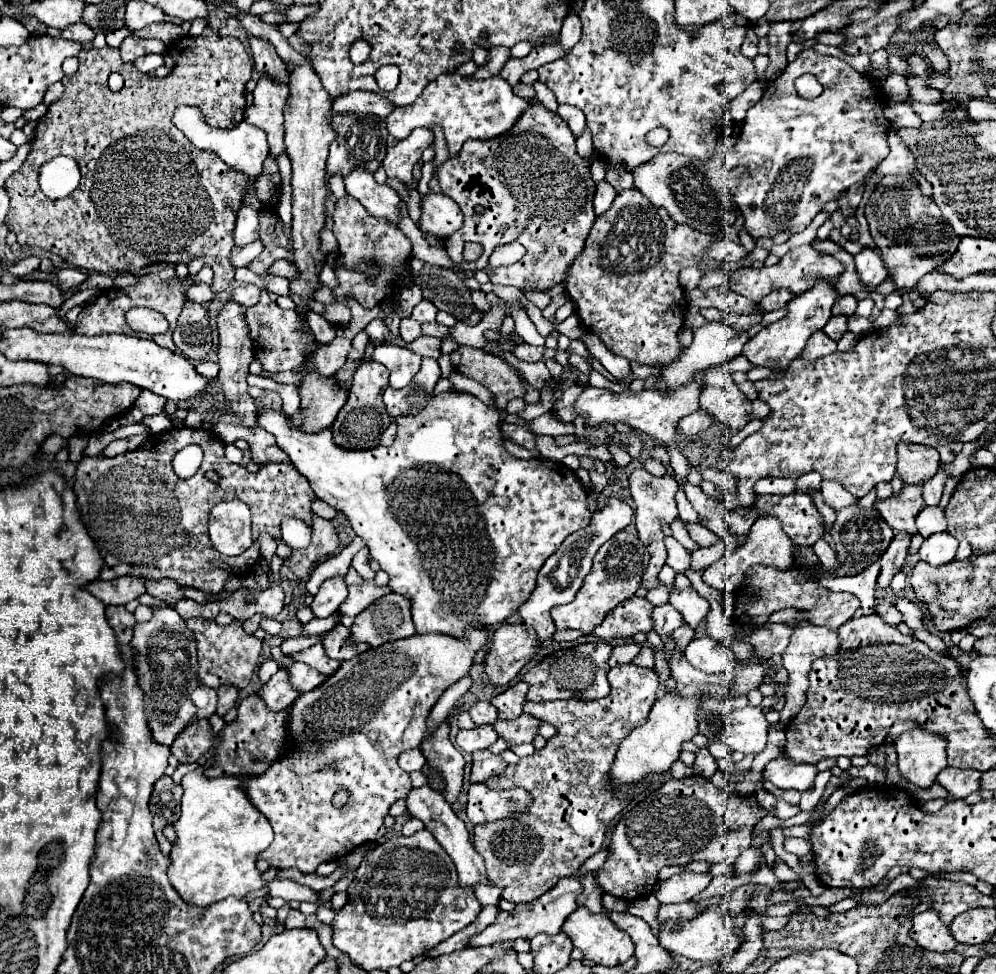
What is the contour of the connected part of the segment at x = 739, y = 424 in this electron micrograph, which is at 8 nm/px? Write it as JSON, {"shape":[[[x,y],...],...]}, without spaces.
{"shape":[[[723,366],[703,370],[699,406],[719,418],[731,432],[741,430],[751,418],[751,402]]]}

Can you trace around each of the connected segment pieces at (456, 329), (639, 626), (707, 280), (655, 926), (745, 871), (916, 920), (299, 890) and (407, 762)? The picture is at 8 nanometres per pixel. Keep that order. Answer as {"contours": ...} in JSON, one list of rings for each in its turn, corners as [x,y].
{"contours":[[[[457,322],[451,328],[451,332],[449,332],[449,336],[445,340],[453,340],[457,344],[469,344],[469,346],[475,346],[475,348],[477,346],[483,348],[485,346],[483,332],[485,332],[485,328],[481,326],[481,322],[477,326],[465,326],[463,322]]],[[[631,596],[623,600],[617,608],[613,608],[605,620],[593,630],[595,636],[603,640],[611,638],[633,638],[637,632],[651,632],[653,630],[653,604],[645,598]]],[[[712,271],[705,274],[701,278],[698,288],[701,290],[705,290],[708,288],[725,286],[725,284],[727,283],[729,283],[729,280],[725,276],[724,271]]],[[[649,894],[645,898],[635,898],[635,900],[629,900],[627,904],[627,912],[643,918],[649,922],[652,932],[658,936],[659,935],[659,924],[657,921],[657,913],[659,910],[659,900]]],[[[749,846],[739,856],[739,860],[735,862],[735,868],[733,868],[731,876],[737,878],[737,876],[753,876],[753,874],[757,874],[757,870],[761,868],[761,858],[763,858],[761,846]]],[[[931,910],[913,916],[913,926],[909,930],[909,936],[921,948],[931,952],[949,952],[957,944],[949,928],[939,920],[937,912],[931,912]]],[[[197,768],[195,772],[189,772],[183,776],[181,786],[183,786],[183,800],[181,800],[181,818],[175,822],[175,832],[177,840],[171,850],[171,866],[167,870],[171,886],[177,890],[177,894],[189,904],[189,906],[199,906],[207,908],[213,902],[219,902],[227,896],[235,898],[245,898],[251,890],[259,890],[261,886],[267,886],[271,897],[283,898],[287,902],[297,900],[297,902],[315,902],[315,904],[327,904],[317,900],[317,892],[301,886],[291,880],[281,880],[275,878],[269,883],[263,882],[261,872],[255,868],[257,864],[257,854],[267,846],[265,840],[273,840],[273,828],[267,822],[267,818],[247,800],[245,792],[239,788],[237,778],[205,778],[203,768]]],[[[419,748],[415,750],[407,750],[399,756],[399,766],[405,770],[405,772],[415,772],[415,770],[421,770],[425,766],[425,756]]]]}

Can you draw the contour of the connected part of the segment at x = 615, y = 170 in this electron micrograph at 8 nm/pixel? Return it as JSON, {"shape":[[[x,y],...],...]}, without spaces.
{"shape":[[[613,166],[607,172],[605,180],[615,188],[615,192],[623,192],[627,188],[633,188],[633,174],[625,166]]]}

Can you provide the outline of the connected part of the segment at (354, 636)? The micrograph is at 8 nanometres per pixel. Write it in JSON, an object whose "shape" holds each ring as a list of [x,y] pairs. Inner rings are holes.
{"shape":[[[393,592],[377,598],[371,606],[355,616],[347,642],[367,642],[371,646],[381,646],[389,640],[413,636],[415,626],[409,608],[409,600]]]}

